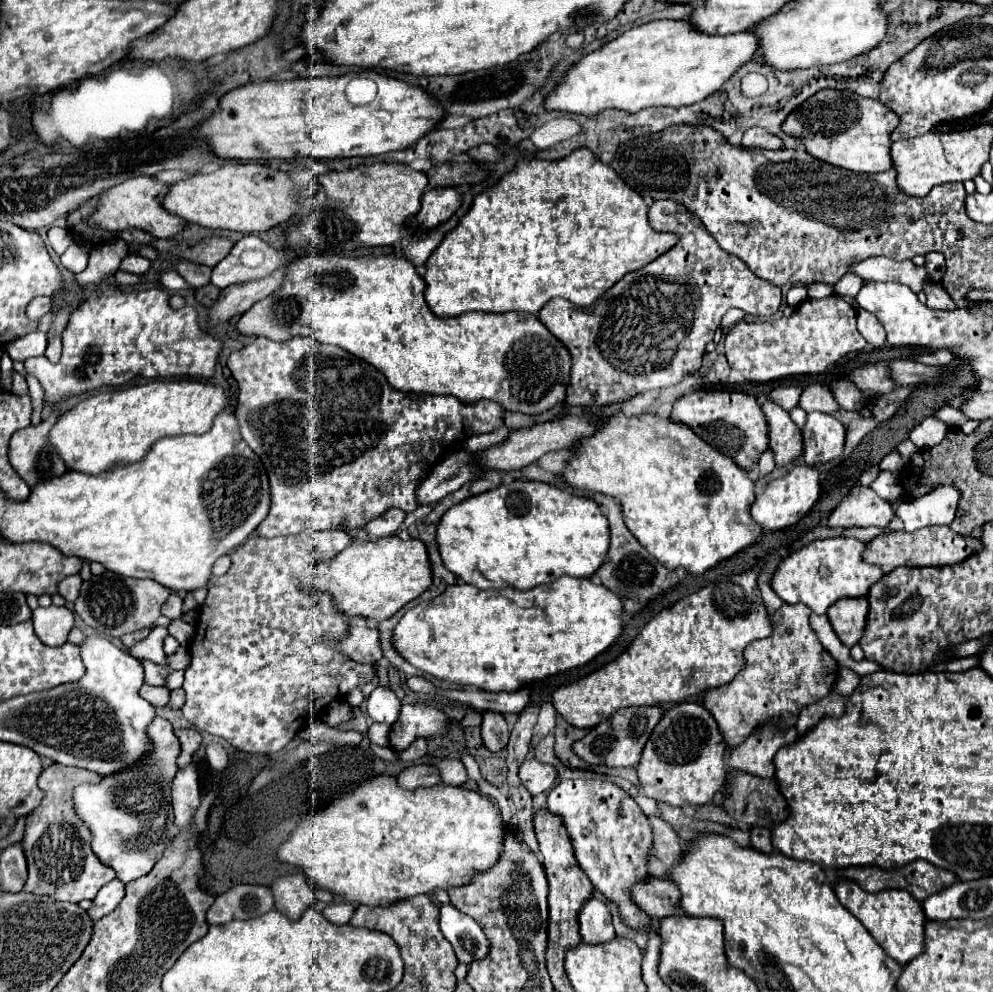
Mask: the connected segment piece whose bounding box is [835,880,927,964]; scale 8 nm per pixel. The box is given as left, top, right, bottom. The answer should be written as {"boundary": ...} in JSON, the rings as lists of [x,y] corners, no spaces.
{"boundary":[[[839,880],[835,884],[835,894],[839,902],[871,932],[875,942],[885,950],[893,960],[907,964],[925,948],[925,922],[927,916],[921,908],[921,902],[915,900],[905,890],[885,890],[877,894],[869,894],[861,890],[857,884],[849,880]]]}

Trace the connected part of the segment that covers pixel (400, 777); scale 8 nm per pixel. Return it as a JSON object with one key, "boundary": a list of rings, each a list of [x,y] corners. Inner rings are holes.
{"boundary":[[[423,762],[405,768],[395,778],[397,778],[397,784],[405,790],[415,790],[415,788],[421,788],[421,786],[435,786],[435,784],[441,782],[439,772],[433,766],[423,764]]]}

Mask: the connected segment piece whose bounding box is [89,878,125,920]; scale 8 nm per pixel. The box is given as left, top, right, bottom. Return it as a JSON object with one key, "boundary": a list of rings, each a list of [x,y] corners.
{"boundary":[[[117,878],[111,880],[97,892],[97,898],[93,900],[93,908],[89,910],[89,916],[93,916],[93,920],[107,916],[109,912],[113,912],[119,906],[123,896],[125,896],[125,884]]]}

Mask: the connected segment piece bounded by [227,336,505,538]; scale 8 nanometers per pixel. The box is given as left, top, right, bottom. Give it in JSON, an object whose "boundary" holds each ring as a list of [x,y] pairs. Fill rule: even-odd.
{"boundary":[[[297,336],[291,338],[287,342],[275,344],[269,338],[255,338],[249,346],[231,352],[227,366],[233,374],[233,378],[237,380],[239,386],[239,396],[237,396],[237,406],[235,406],[235,418],[239,422],[241,428],[241,436],[243,440],[251,446],[251,450],[261,458],[267,476],[269,476],[269,488],[271,488],[271,508],[267,518],[257,526],[257,534],[263,538],[275,538],[275,536],[289,536],[289,534],[299,534],[307,528],[313,530],[335,530],[335,528],[365,528],[367,522],[371,522],[373,518],[381,516],[385,510],[389,508],[401,508],[405,512],[413,512],[415,508],[419,508],[415,490],[421,484],[421,478],[427,476],[429,468],[433,468],[433,464],[453,446],[463,444],[463,440],[475,436],[475,434],[485,434],[485,432],[493,432],[499,426],[503,426],[503,414],[505,410],[499,408],[493,402],[481,400],[477,404],[461,404],[461,400],[453,398],[453,396],[433,396],[433,394],[407,394],[401,390],[395,390],[387,378],[375,370],[373,366],[369,366],[365,360],[341,350],[339,346],[325,346],[325,344],[317,344],[313,338],[305,338],[305,336]]]}

